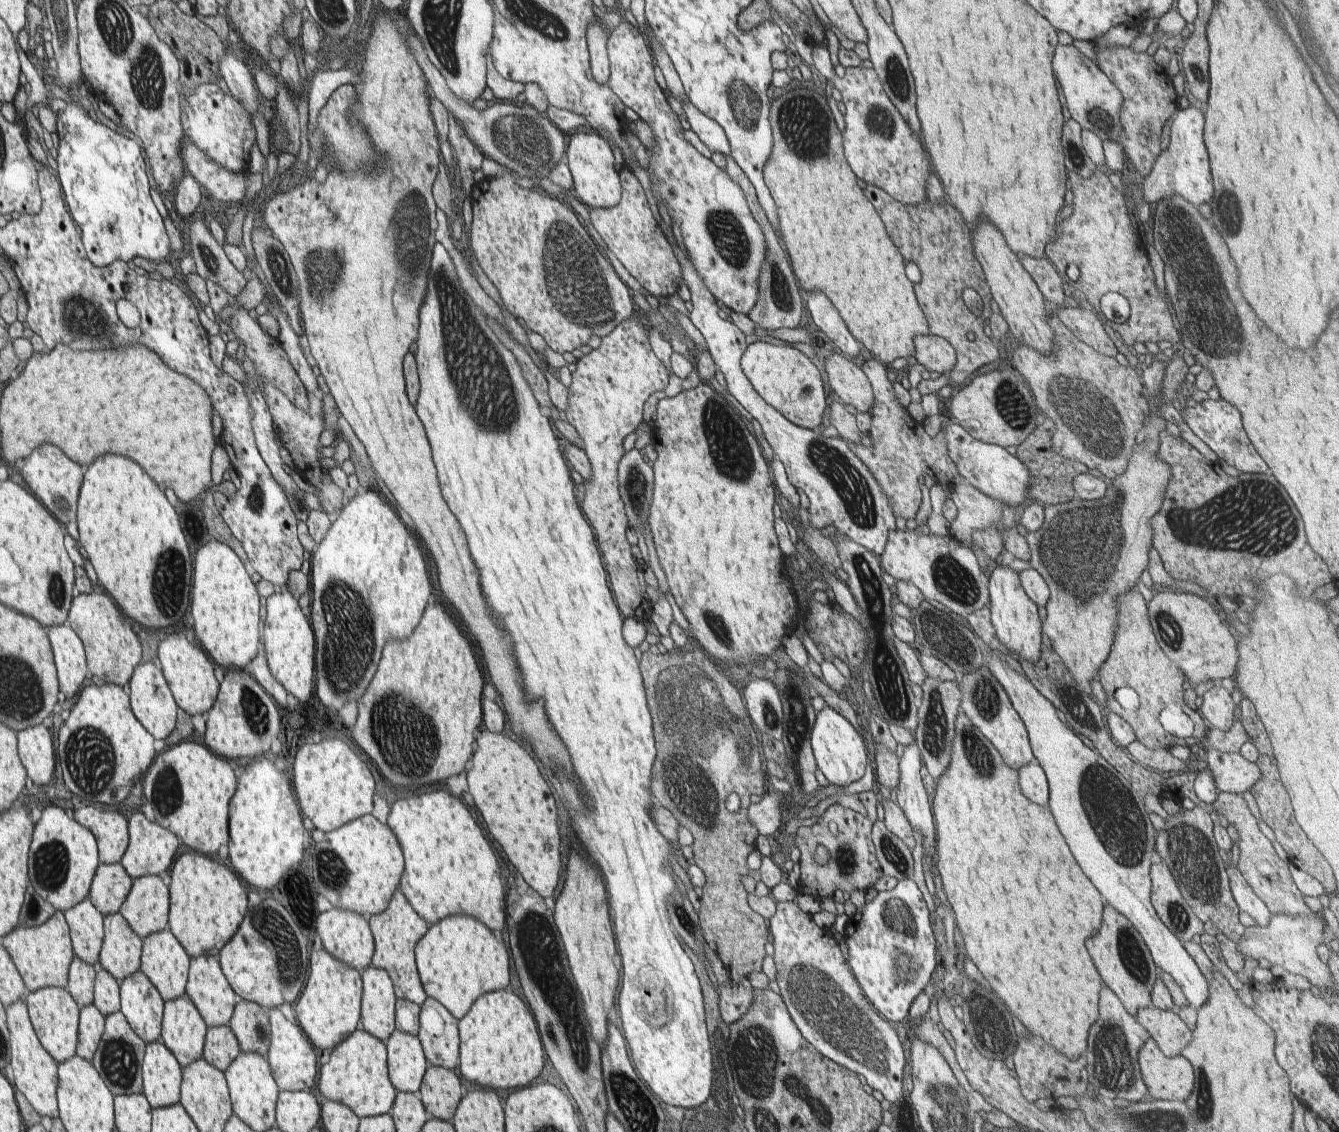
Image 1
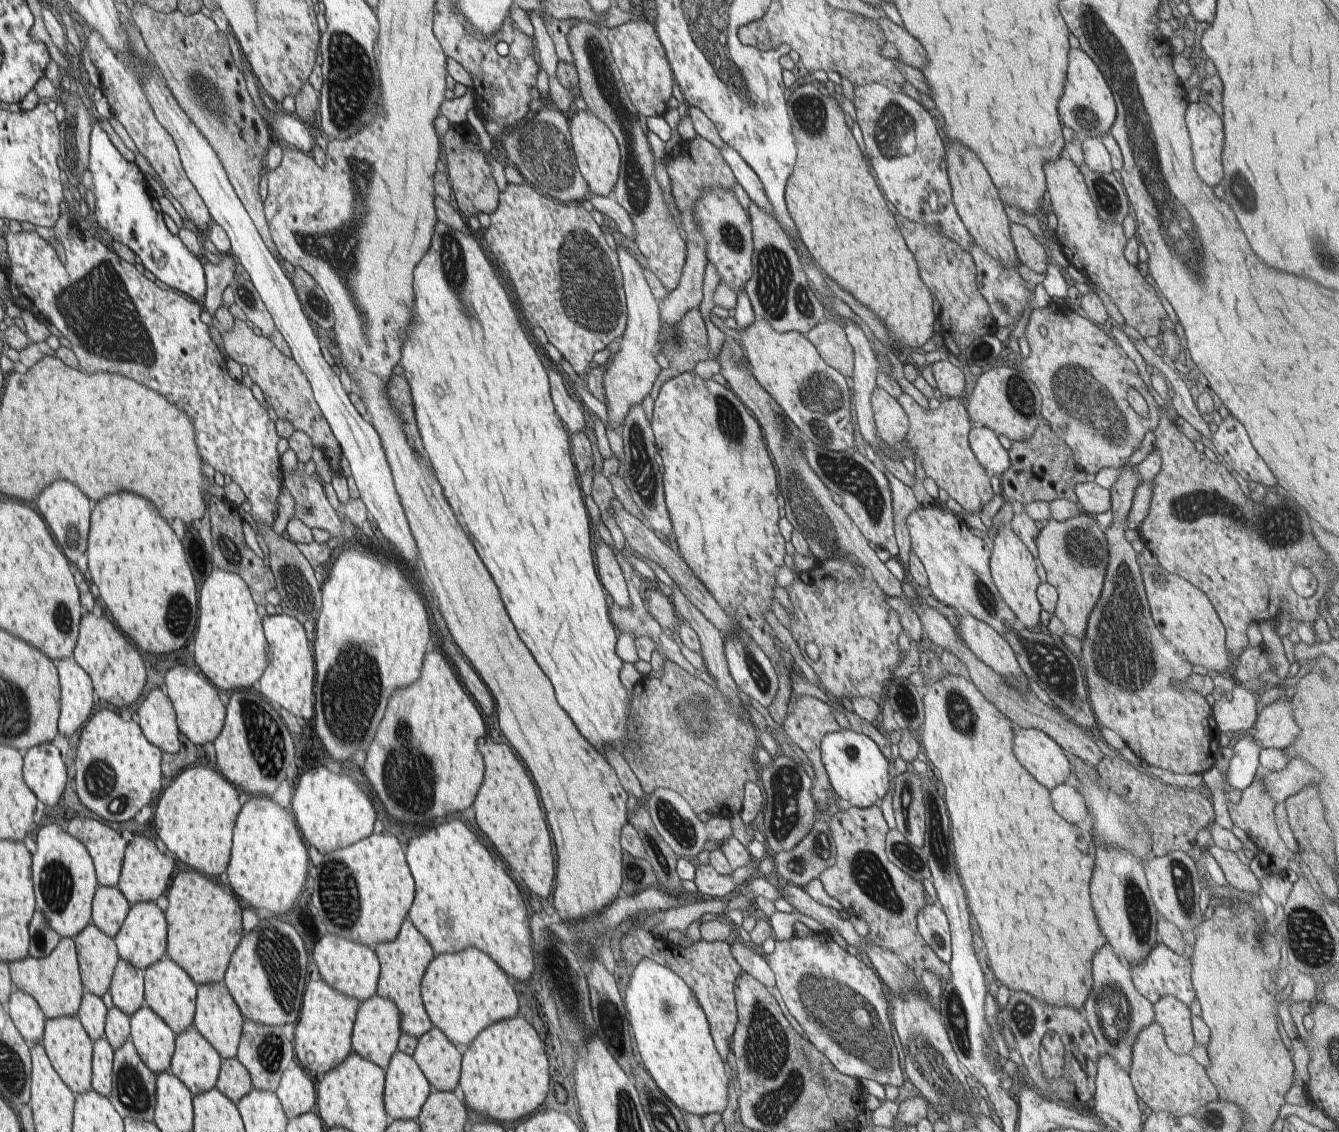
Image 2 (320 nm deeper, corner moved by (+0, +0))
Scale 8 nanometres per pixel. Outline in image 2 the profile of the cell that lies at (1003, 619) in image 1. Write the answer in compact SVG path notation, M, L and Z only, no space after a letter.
M1010 524L1002 525L991 543L989 565L993 581L1003 598L1003 601L1014 611L1026 628L1035 630L1040 626L1040 611L1042 605L1037 597L1040 578L1036 573L1034 555L1028 550L1027 544L1012 530Z

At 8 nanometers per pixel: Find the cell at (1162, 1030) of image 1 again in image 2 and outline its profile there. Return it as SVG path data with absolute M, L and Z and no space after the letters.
M1167 996L1154 1005L1154 1012L1155 1022L1162 1026L1170 1050L1177 1055L1188 1055L1196 1044L1189 1005Z

